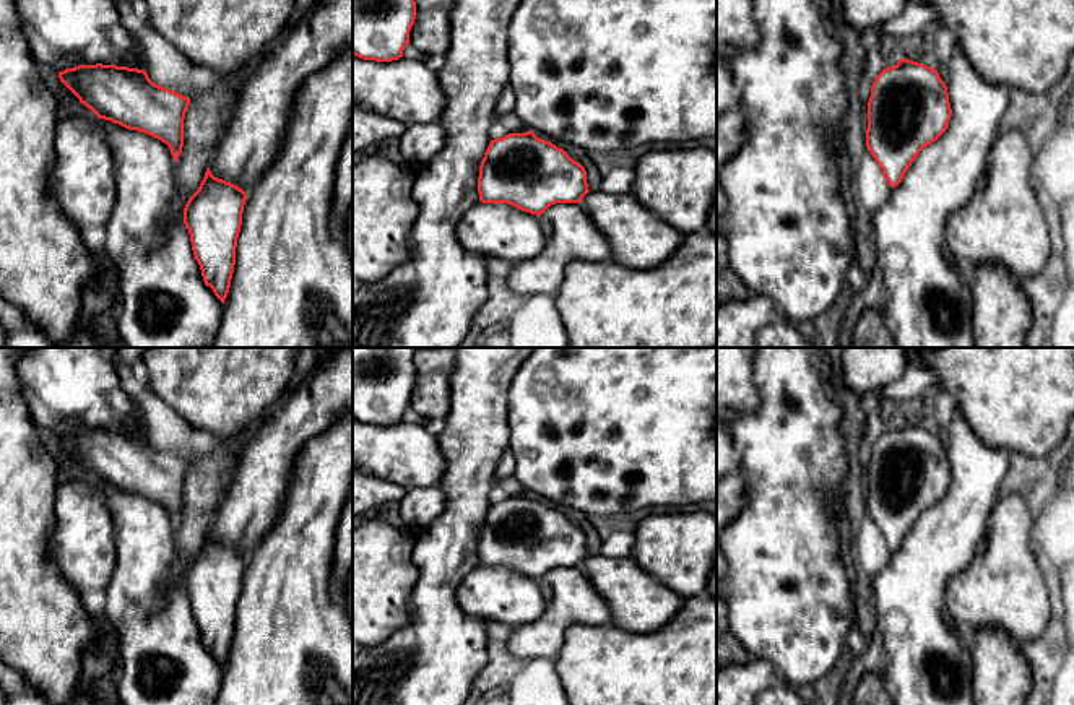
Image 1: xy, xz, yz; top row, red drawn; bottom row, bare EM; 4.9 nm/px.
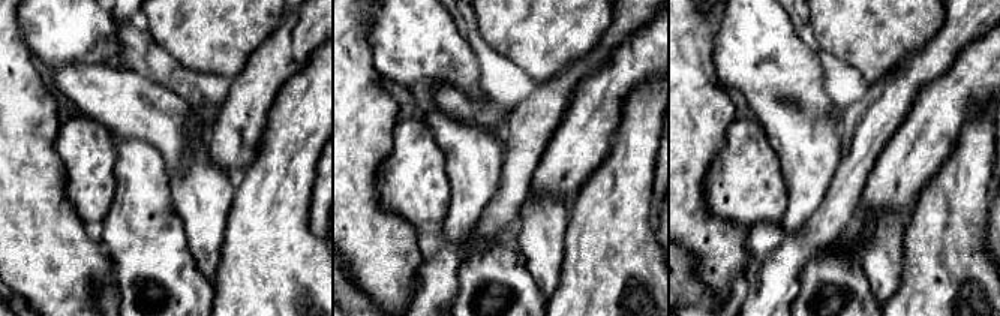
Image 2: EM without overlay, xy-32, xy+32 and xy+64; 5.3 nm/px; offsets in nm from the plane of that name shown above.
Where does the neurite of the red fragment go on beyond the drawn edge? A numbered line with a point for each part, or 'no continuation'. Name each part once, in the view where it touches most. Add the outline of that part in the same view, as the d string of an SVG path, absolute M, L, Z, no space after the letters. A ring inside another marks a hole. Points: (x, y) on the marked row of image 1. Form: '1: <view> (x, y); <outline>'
1: yz (930, 304); M957 44L949 63L947 81L952 115L947 130L931 145L923 148L905 172L902 182L892 188L890 198L873 214L877 257L876 268L884 276L889 292L886 314L890 320L897 348L975 348L973 338L973 294L962 270L952 262L947 250L946 227L951 214L964 208L977 192L977 182L985 172L999 125L1011 102L1011 88L1003 83L986 81Z

